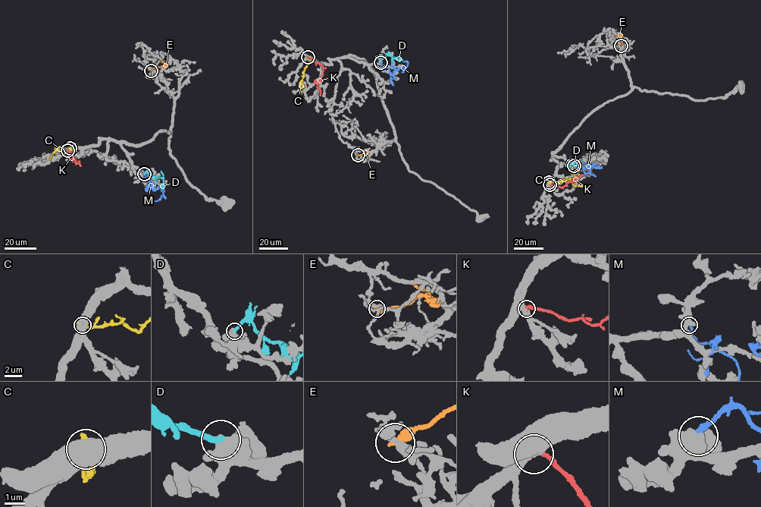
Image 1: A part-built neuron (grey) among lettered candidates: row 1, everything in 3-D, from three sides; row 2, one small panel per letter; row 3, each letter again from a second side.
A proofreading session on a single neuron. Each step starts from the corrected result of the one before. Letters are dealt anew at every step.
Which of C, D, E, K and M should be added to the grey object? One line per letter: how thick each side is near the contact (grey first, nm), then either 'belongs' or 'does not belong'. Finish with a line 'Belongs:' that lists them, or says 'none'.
C: 650 nm thick on the grey side, 280 nm on the other; does not belong
D: 800 nm thick on the grey side, 300 nm on the other; does not belong
E: 400 nm thick on the grey side, 360 nm on the other; does not belong
K: 550 nm thick on the grey side, 240 nm on the other; does not belong
M: 600 nm thick on the grey side, 240 nm on the other; does not belong
Belongs: none

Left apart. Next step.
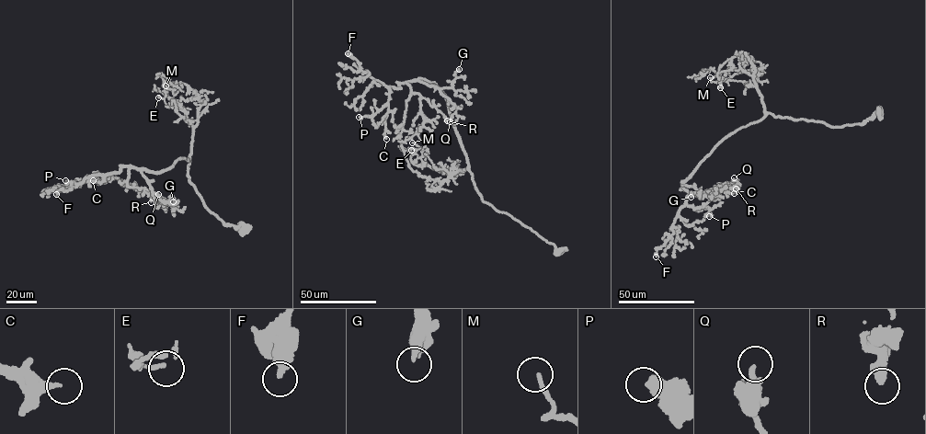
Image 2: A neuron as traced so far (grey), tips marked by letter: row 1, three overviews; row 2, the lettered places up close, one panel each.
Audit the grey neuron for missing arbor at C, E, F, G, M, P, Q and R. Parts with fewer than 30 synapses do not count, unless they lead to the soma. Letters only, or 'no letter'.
no letter

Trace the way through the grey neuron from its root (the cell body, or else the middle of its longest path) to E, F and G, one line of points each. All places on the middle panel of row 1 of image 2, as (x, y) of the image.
E: (557, 250), (483, 200), (467, 168), (451, 177), (428, 165), (414, 165), (411, 156), (417, 150), (411, 150)
F: (557, 250), (482, 199), (436, 85), (415, 79), (399, 88), (385, 85), (361, 71), (348, 53)
G: (557, 250), (483, 200), (477, 191), (443, 95), (431, 82), (418, 81), (440, 88), (451, 86), (459, 69)

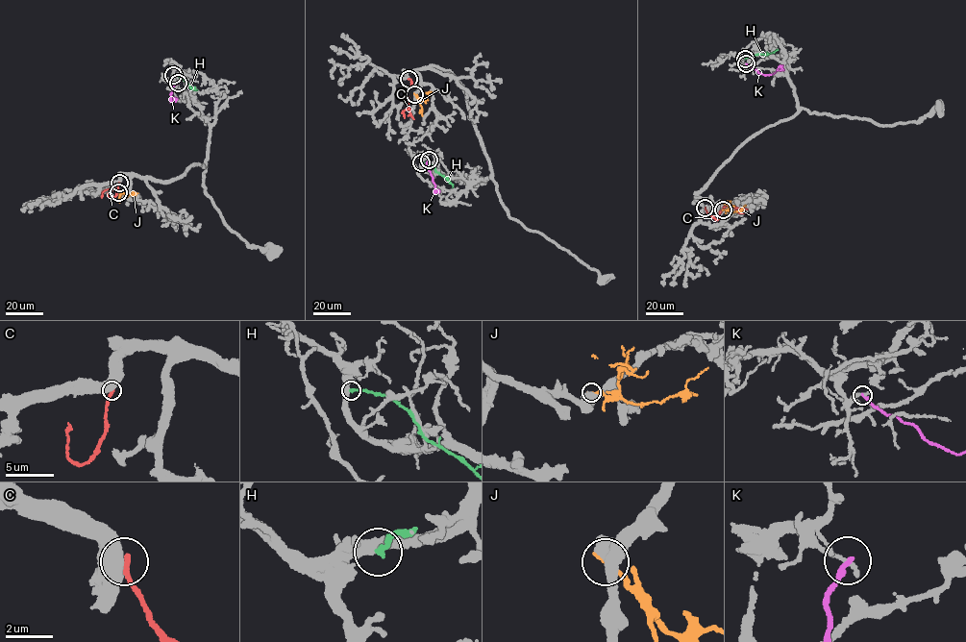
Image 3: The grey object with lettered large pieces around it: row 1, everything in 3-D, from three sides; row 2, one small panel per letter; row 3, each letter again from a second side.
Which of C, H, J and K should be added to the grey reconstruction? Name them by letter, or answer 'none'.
none

